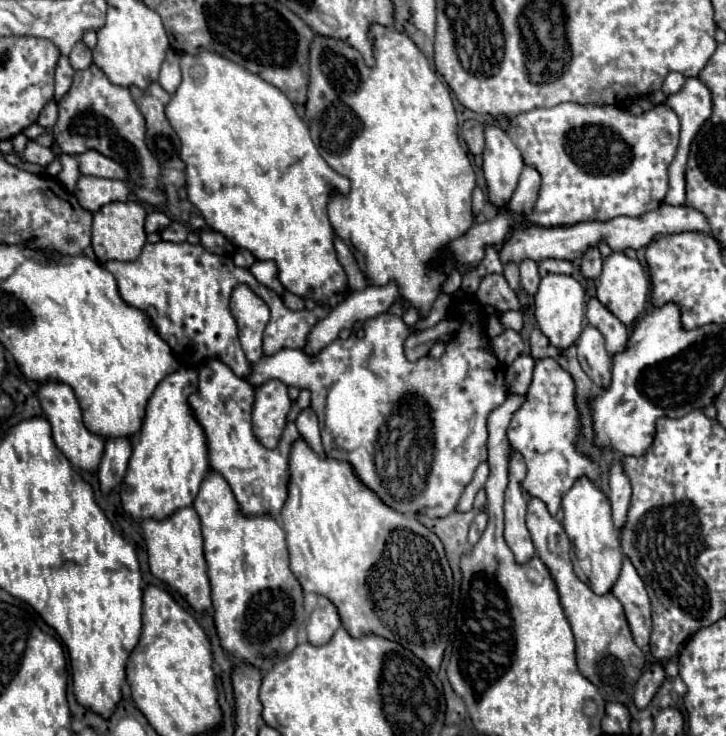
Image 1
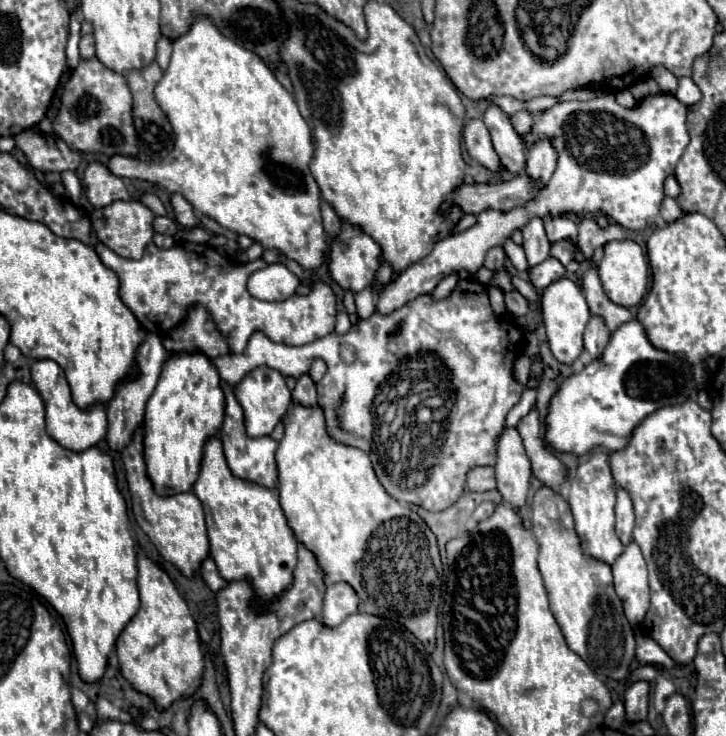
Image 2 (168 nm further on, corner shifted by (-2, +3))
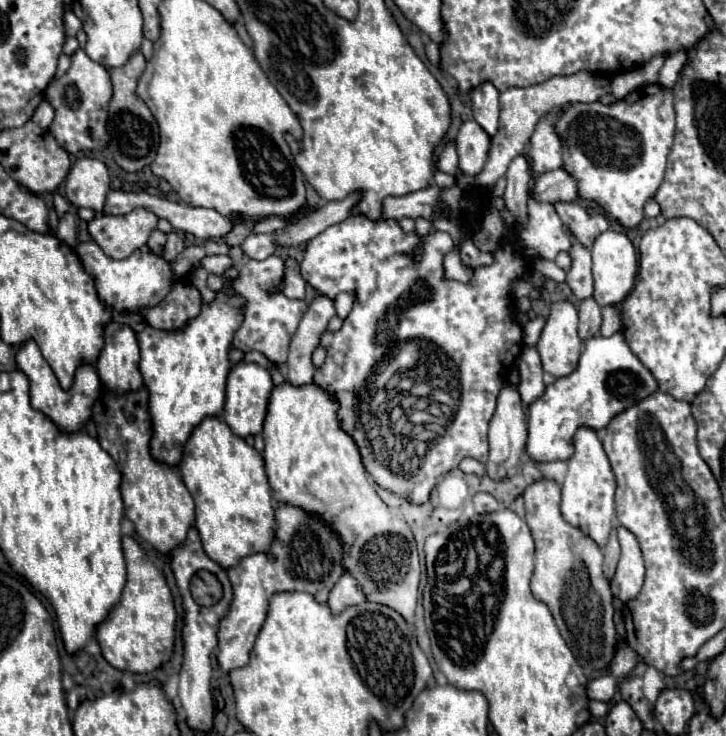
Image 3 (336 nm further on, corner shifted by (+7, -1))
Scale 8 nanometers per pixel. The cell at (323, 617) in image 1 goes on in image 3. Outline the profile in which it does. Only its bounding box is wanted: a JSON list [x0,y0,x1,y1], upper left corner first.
[326,573,364,613]

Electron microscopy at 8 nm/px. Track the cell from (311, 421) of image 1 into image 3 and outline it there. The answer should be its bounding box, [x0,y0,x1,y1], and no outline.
[286,295,336,387]

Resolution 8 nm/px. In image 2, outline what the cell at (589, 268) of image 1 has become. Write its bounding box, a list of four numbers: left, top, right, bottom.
[577,217,625,257]

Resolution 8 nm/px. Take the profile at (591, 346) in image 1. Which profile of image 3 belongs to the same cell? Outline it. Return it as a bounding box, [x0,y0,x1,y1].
[578,299,600,341]

